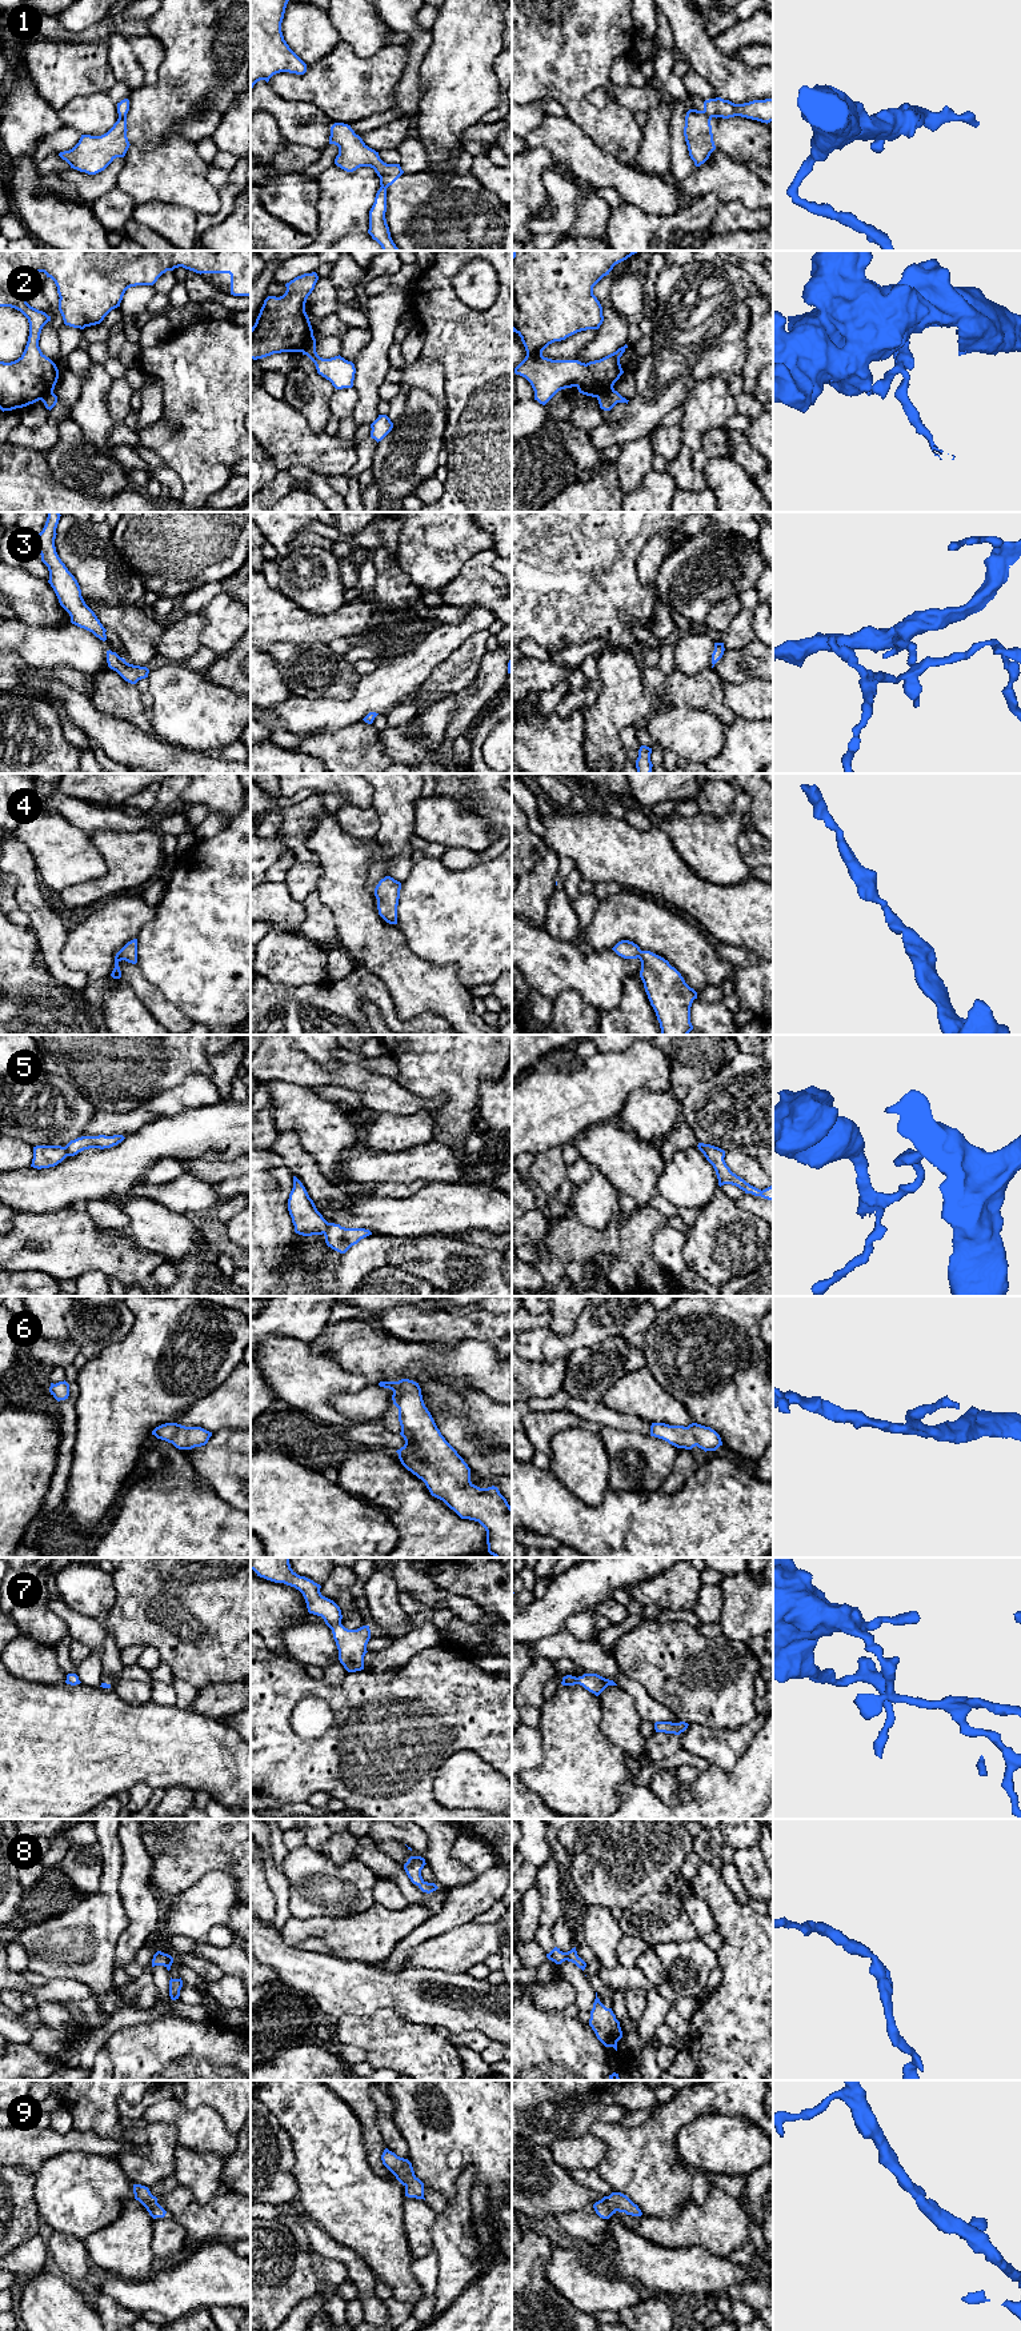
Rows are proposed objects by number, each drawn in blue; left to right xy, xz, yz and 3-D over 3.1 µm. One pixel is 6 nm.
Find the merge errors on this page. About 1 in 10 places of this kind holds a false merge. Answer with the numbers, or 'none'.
1, 2, 5

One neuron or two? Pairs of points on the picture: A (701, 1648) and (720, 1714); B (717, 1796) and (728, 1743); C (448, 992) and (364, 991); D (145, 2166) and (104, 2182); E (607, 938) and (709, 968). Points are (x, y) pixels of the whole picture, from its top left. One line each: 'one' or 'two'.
A: one
B: two
C: two
D: two
E: one

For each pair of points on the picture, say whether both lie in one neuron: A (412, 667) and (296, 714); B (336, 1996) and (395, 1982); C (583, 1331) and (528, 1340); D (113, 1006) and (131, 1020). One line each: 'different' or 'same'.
A: same
B: same
C: same
D: same

